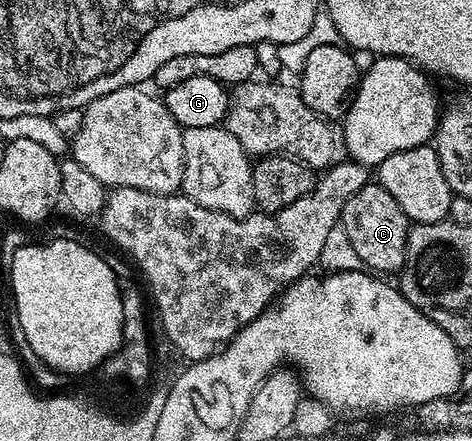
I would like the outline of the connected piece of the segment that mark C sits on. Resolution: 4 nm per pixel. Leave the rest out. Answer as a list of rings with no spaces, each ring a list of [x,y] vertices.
[[[369,182],[348,199],[340,215],[339,227],[342,232],[344,228],[344,236],[353,254],[364,263],[361,265],[365,269],[376,274],[396,274],[404,267],[410,221],[402,206],[394,202],[390,190],[383,188],[379,182]]]

